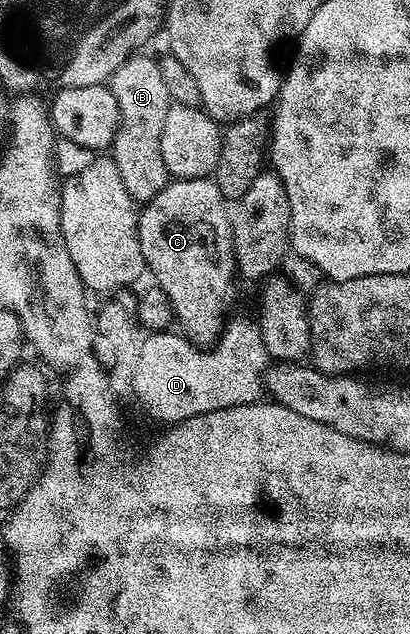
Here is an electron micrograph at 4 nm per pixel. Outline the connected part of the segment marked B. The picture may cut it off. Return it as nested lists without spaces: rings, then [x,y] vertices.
[[[138,57],[126,59],[109,78],[107,85],[112,90],[121,113],[121,123],[117,125],[117,134],[113,138],[111,157],[119,168],[134,203],[144,204],[159,196],[159,192],[163,192],[163,188],[171,181],[167,164],[163,162],[161,147],[171,99],[161,62],[158,59]]]

